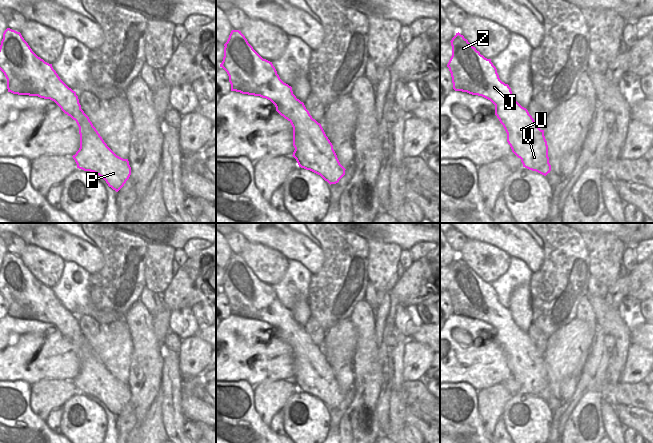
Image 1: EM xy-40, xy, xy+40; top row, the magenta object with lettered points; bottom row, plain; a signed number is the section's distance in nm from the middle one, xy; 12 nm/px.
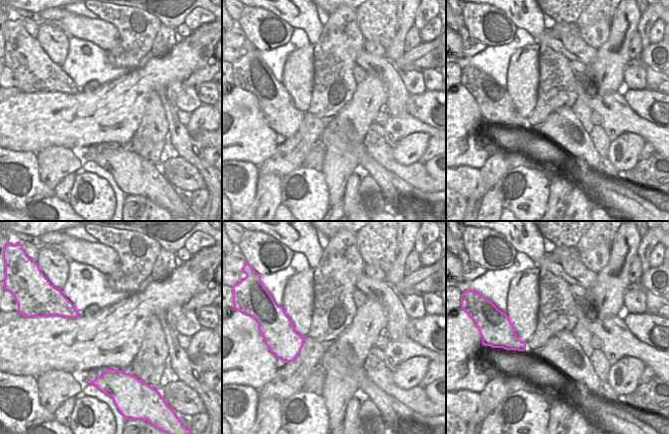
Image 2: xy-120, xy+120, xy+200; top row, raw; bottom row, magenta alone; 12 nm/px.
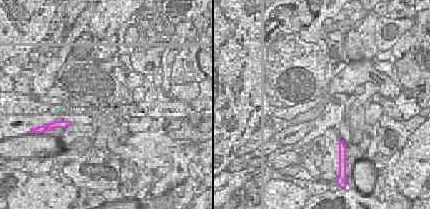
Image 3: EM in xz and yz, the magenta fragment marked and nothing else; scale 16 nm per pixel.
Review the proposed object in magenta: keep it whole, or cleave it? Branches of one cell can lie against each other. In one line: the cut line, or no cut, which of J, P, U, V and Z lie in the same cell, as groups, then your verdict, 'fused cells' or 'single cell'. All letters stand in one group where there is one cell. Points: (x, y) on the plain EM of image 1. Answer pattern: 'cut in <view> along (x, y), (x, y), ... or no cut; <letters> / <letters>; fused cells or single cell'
no cut; J P U V Z; single cell

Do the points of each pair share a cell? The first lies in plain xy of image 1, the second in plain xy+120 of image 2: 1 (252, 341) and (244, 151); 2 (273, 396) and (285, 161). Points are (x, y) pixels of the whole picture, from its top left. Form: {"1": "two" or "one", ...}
{"1": "one", "2": "two"}

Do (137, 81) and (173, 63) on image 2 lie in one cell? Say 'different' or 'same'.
same

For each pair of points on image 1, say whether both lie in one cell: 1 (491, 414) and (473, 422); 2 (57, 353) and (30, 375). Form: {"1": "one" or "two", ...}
{"1": "two", "2": "one"}

